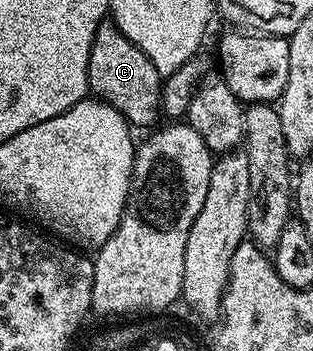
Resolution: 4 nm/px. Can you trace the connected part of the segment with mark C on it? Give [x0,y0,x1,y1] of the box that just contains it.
[87,20,164,127]

